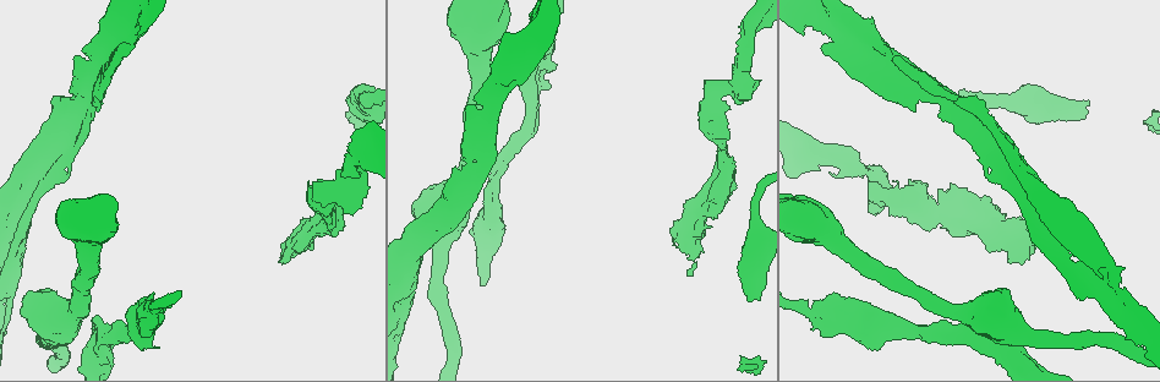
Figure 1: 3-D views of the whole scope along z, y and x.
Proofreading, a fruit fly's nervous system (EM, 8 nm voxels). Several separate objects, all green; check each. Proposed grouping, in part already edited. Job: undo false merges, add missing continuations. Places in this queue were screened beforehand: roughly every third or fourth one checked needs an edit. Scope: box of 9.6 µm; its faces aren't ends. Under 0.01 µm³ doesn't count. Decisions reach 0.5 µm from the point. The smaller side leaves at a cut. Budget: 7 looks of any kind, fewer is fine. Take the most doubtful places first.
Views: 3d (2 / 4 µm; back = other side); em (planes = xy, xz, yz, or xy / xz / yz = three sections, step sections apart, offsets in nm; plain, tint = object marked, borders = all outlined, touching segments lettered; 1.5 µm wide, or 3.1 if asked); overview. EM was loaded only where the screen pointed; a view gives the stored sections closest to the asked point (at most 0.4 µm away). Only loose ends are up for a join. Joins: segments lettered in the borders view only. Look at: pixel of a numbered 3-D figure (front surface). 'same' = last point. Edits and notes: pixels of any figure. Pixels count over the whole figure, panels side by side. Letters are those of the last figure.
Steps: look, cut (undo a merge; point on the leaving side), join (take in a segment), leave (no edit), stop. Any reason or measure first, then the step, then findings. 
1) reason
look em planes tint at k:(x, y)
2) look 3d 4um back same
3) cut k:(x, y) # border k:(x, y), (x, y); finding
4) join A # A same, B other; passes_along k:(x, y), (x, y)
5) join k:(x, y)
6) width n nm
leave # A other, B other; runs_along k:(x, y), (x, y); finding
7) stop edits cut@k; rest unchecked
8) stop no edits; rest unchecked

free end
look em yz step 4 borders at 1:(358, 129)

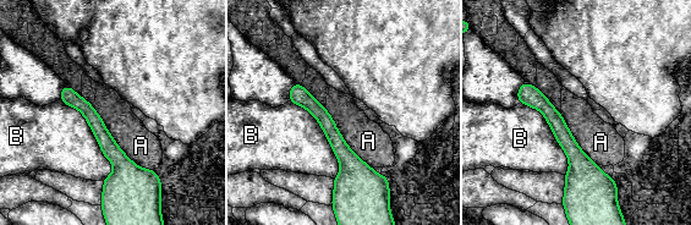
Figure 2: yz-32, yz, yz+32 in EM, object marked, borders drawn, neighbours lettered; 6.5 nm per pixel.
look em xz step 4 borders same

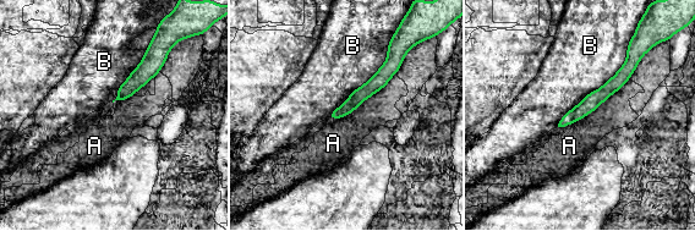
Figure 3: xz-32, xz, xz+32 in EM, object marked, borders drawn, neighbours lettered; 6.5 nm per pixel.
leave # A other, B other; runs_along 3:(622, 71), (602, 94), (562, 124); none of them fits

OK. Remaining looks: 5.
branch stops here
look em xy step 8 tint at 1:(1087, 101)

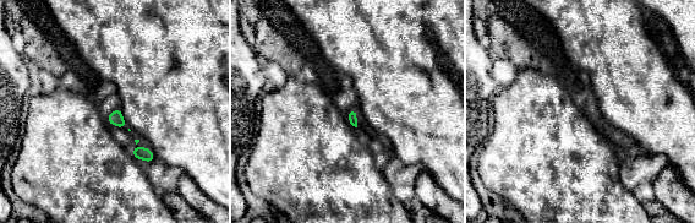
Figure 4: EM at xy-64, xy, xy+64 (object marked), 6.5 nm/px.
look em yz step 8 borders same

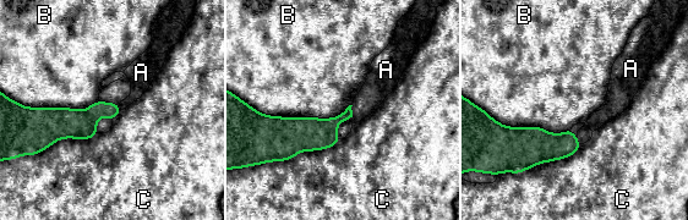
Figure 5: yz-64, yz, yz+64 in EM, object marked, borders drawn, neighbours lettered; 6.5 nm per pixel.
join A # A same, B other, C other; passes_along 5:(320, 133), (351, 114), (377, 86); the neuron continues

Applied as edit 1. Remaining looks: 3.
look overview

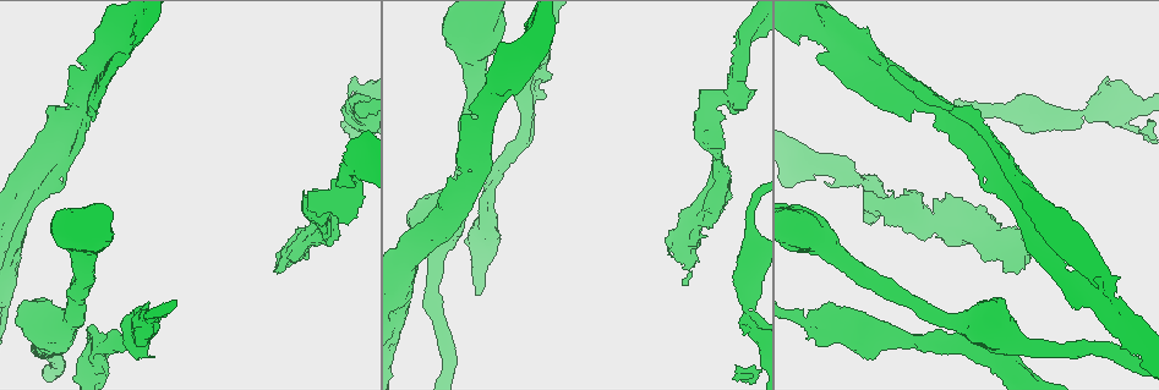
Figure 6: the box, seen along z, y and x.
sudden change in width
look em xz step 4 tint at 6:(437, 255)

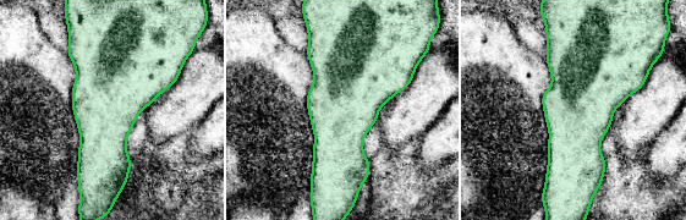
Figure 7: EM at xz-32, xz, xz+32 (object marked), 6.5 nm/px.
another direction
look em xy step 4 borders same

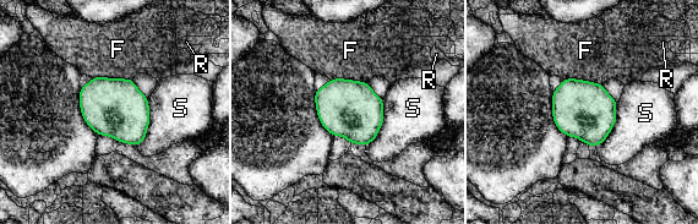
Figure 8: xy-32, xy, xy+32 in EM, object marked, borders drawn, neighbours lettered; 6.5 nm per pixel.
leave # F other, R other, S other; one neuron here

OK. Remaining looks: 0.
stop edits join@5; rest unchecked

